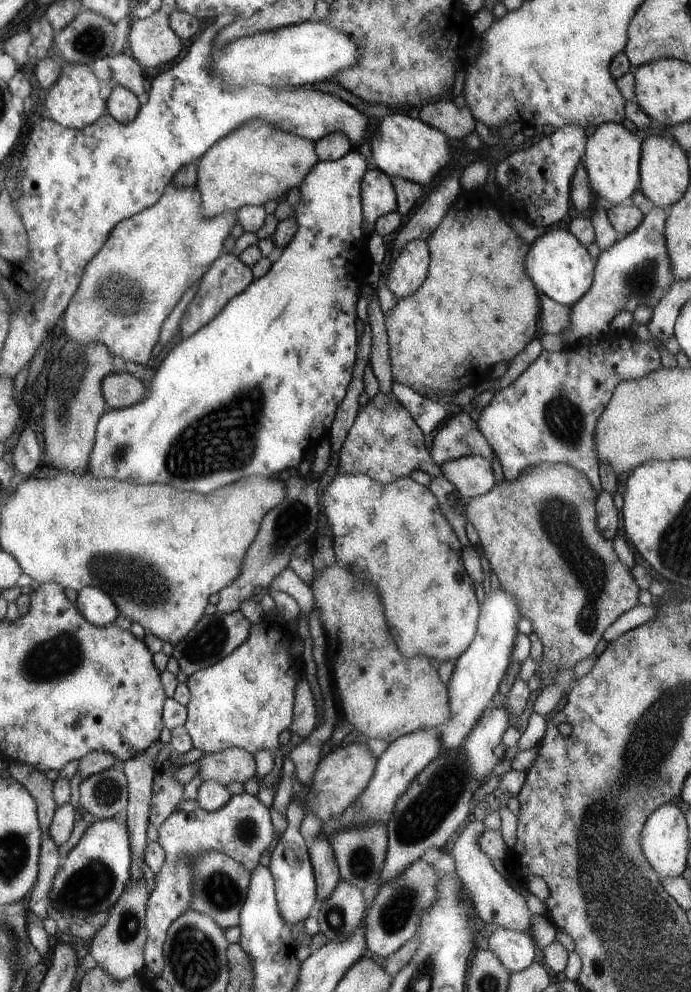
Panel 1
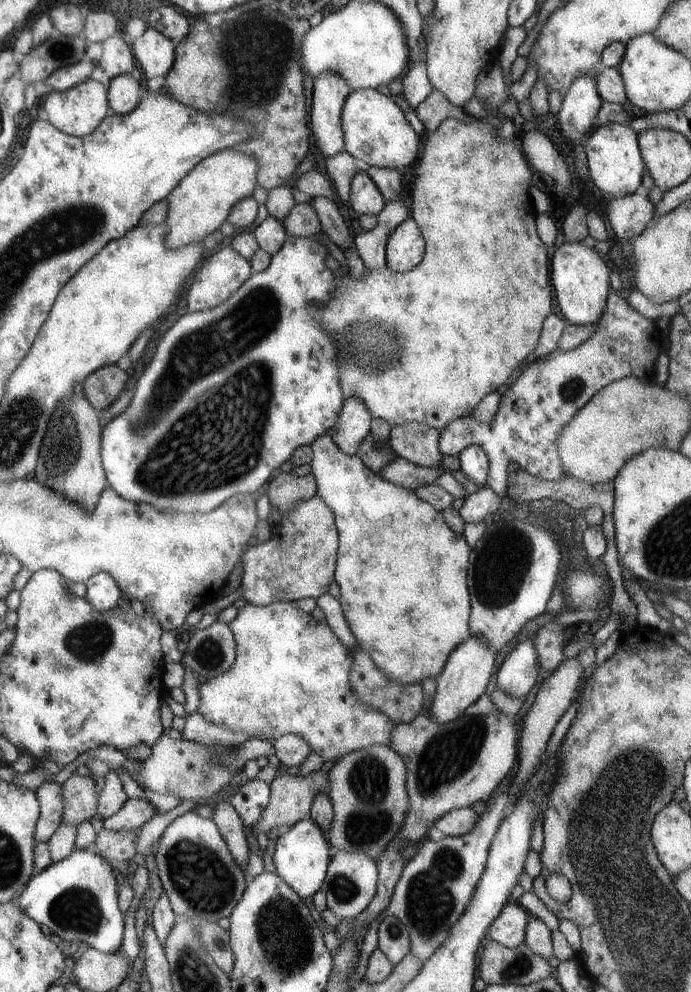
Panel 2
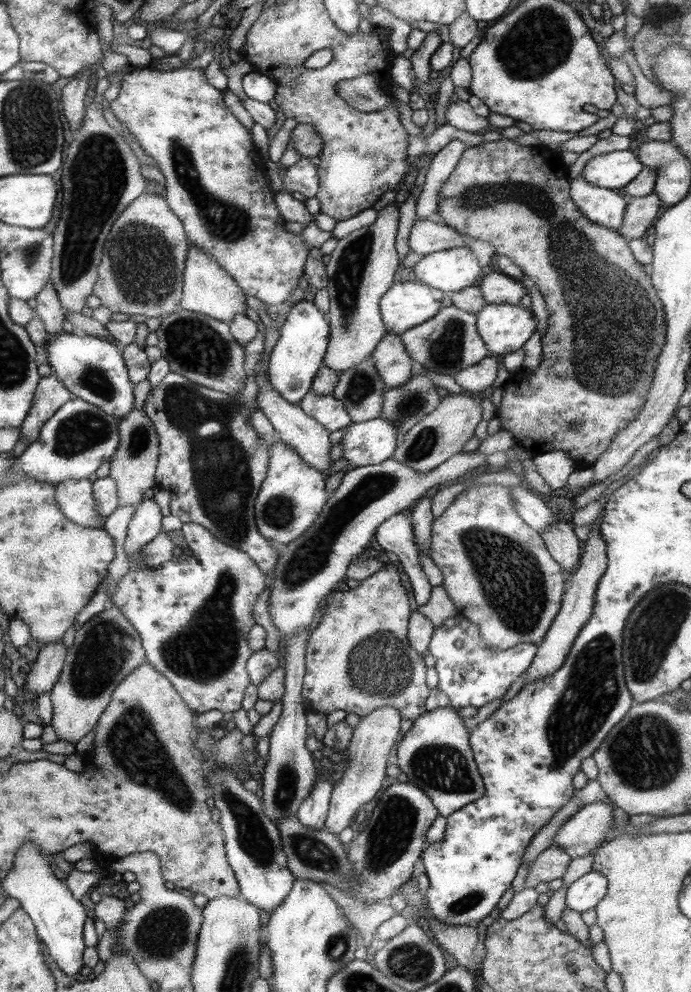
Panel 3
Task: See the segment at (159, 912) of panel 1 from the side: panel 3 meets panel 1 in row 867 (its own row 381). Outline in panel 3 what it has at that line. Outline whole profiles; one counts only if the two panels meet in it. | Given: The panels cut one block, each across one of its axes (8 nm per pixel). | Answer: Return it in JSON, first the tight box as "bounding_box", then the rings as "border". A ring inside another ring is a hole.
{"bounding_box":[144,328,278,577],"border":[[[261,328],[243,347],[245,385],[227,395],[192,383],[180,374],[169,371],[155,388],[151,387],[144,401],[144,412],[158,434],[158,457],[154,482],[170,496],[169,512],[181,522],[194,522],[207,529],[219,542],[243,552],[252,564],[266,577],[274,570],[278,560],[277,546],[266,541],[256,529],[254,502],[267,474],[269,448],[257,437],[249,422],[249,414],[255,406],[257,383],[253,366],[263,351],[264,334]]]}

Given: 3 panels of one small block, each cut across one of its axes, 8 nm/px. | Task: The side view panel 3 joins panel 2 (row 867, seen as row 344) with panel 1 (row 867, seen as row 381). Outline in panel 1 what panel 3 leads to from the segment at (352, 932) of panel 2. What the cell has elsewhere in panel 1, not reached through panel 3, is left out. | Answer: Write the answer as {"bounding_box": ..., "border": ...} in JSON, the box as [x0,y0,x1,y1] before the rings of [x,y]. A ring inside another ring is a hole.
{"bounding_box":[379,747,480,882],"border":[[[462,747],[433,758],[393,804],[393,812],[386,824],[388,845],[379,881],[389,882],[403,874],[405,868],[427,848],[441,848],[447,838],[461,827],[461,822],[467,821],[473,806],[471,796],[479,786],[480,783],[473,782],[468,775],[467,756],[462,756]]]}

